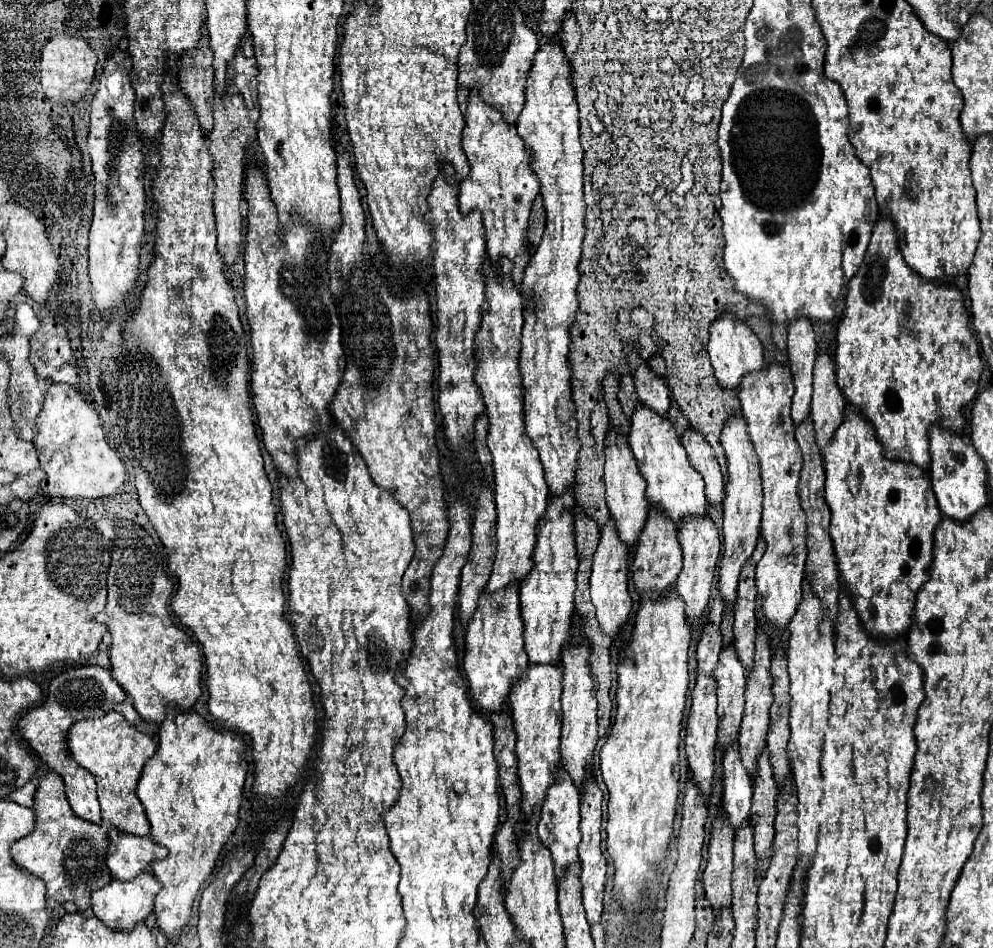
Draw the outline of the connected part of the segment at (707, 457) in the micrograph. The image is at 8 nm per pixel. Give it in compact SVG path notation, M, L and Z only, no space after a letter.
M691 426L683 432L681 440L683 440L683 446L687 450L691 466L705 480L705 492L707 492L709 504L713 504L715 508L721 508L723 476L721 476L721 470L719 470L719 464L717 464L713 448L705 440L705 436L701 432L697 432L695 428L691 428Z

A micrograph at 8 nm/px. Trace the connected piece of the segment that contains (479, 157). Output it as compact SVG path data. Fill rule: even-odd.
M477 88L471 90L467 100L461 144L471 170L469 176L459 184L459 208L481 210L489 258L495 266L497 258L509 258L513 262L511 276L521 291L521 278L524 276L525 266L529 264L527 220L531 202L539 194L539 180L531 168L533 158L519 138L515 124L509 124L495 106L489 106L479 96Z

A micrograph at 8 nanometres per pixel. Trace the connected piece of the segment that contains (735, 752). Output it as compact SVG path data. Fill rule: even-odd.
M737 740L729 744L723 756L723 810L729 816L729 822L733 828L739 828L747 818L751 810L751 794L753 794L753 782L745 766L741 764L739 744Z

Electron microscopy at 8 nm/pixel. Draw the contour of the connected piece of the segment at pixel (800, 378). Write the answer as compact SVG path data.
M797 318L789 324L789 340L787 340L789 364L795 380L795 396L791 418L795 424L801 424L811 410L811 392L813 392L813 364L817 354L817 340L809 318Z

